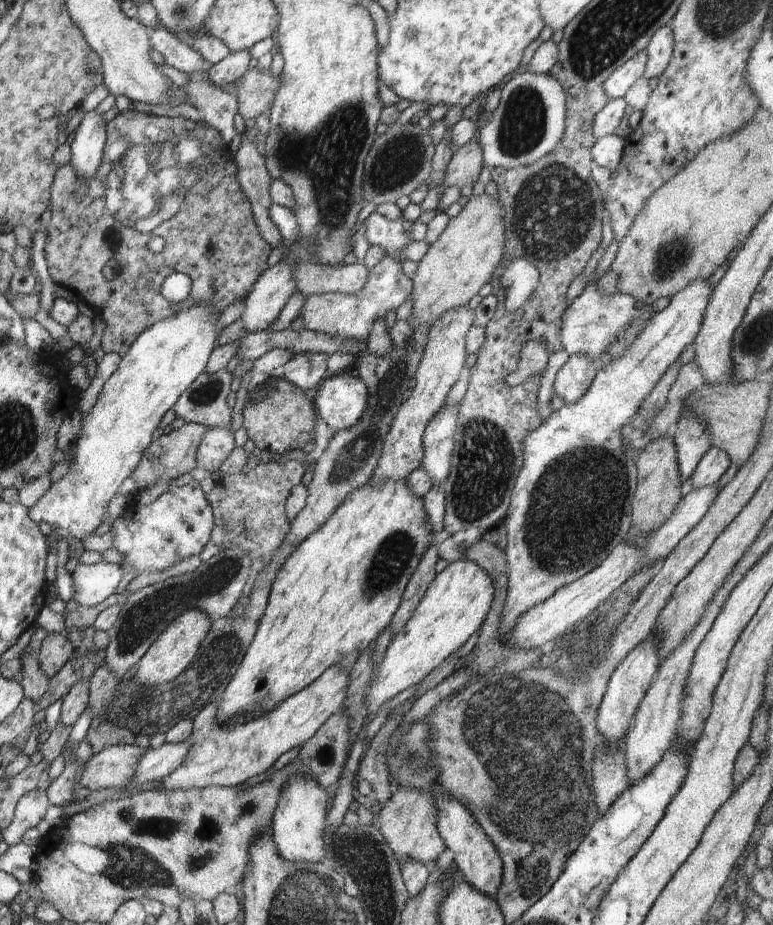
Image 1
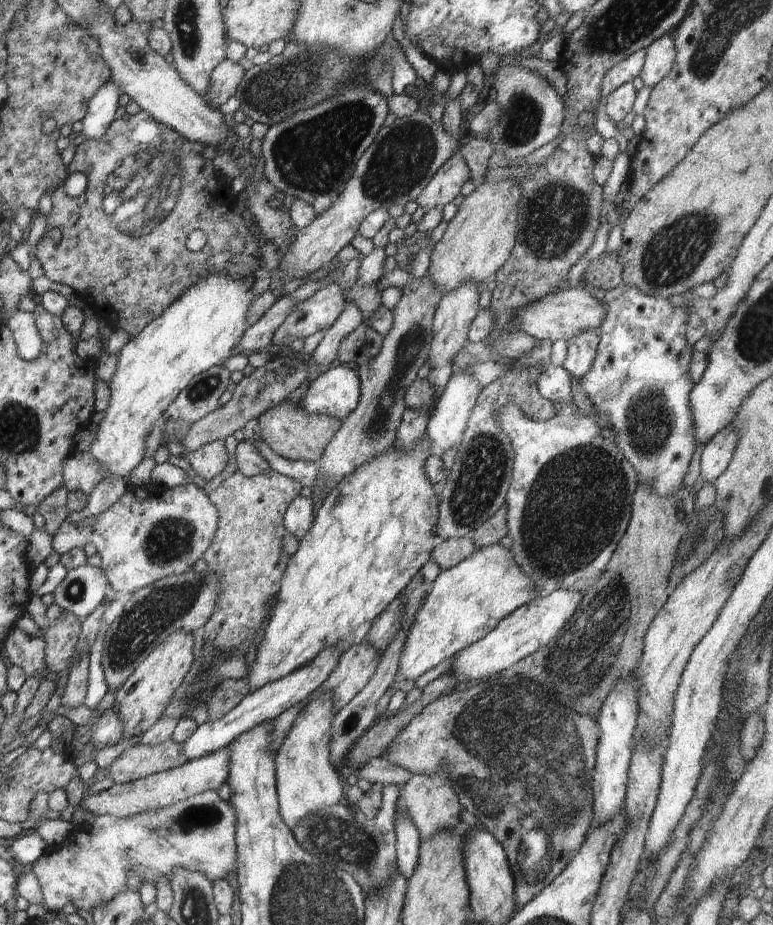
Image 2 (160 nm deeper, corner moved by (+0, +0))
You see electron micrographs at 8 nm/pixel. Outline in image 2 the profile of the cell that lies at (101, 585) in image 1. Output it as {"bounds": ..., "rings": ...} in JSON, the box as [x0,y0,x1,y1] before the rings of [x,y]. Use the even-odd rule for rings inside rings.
{"bounds":[54,566,108,620],"rings":[[[79,566],[68,571],[64,580],[55,588],[54,602],[63,611],[83,620],[105,600],[104,590],[108,585],[108,579],[99,566]]]}

